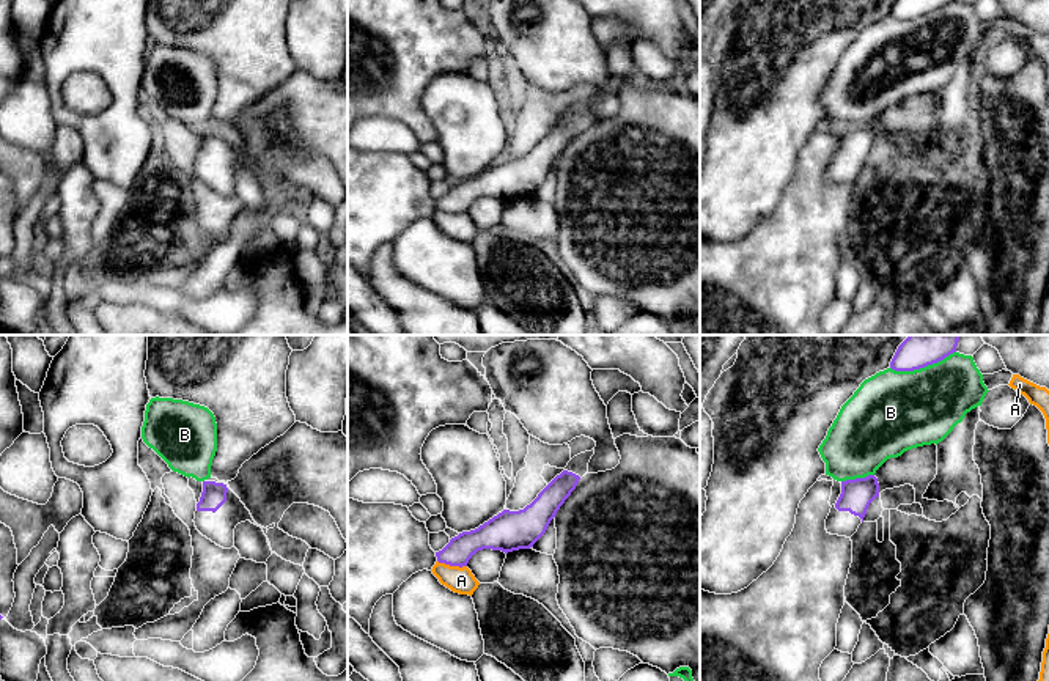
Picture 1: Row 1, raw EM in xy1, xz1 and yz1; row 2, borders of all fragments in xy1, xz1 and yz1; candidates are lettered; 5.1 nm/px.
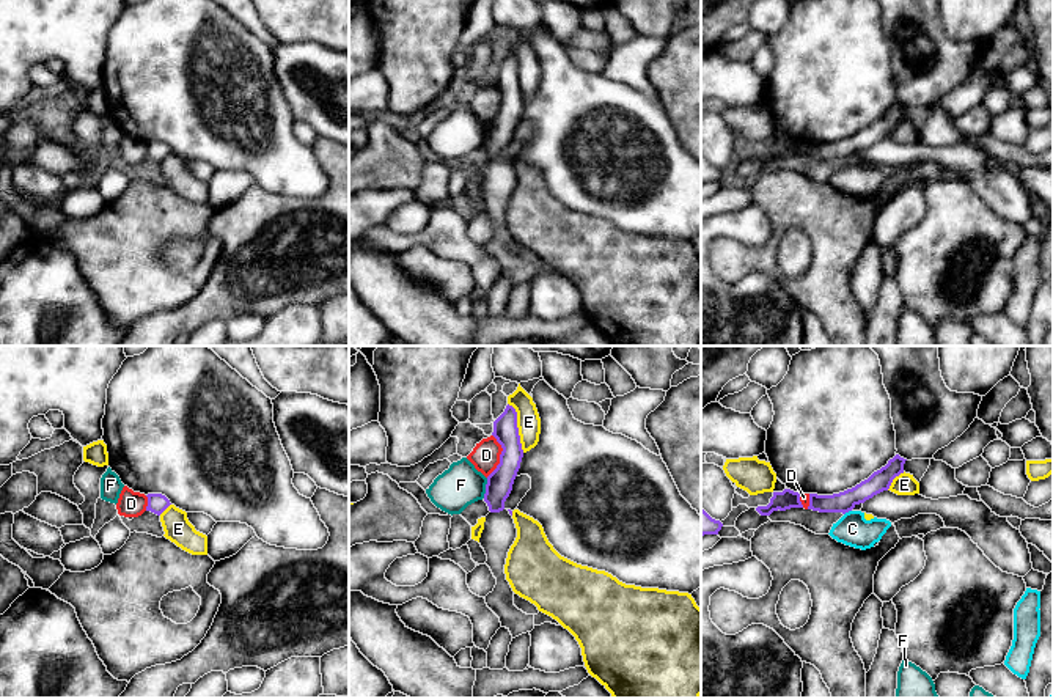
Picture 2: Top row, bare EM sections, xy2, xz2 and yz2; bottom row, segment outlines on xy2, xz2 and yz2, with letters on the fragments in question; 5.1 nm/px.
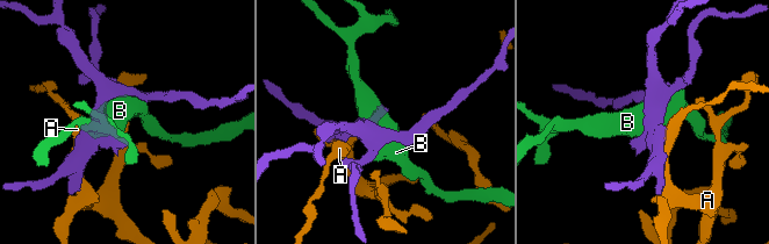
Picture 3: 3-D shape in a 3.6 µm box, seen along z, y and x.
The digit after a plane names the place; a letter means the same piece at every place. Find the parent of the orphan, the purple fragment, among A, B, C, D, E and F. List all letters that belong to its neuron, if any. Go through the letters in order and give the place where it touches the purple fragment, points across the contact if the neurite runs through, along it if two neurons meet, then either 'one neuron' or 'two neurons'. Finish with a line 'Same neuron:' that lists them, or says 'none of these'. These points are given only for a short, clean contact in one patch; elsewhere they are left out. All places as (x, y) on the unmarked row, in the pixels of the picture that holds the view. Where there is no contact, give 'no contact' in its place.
A: meets purple in xz1 at (452, 213); two neurons
B: meets purple in yz1 at (922, 14); two neurons
C: meets purple in yz2 at (847, 159); border along yz2 (851, 157), (844, 162); two neurons
D: meets purple in xz2 at (500, 104); border along xz2 (492, 82), (502, 101), (500, 110), (486, 124); two neurons
E: meets purple in xz2 at (517, 76); two neurons
F: meets purple in xz2 at (486, 135); border along xz2 (487, 126), (483, 145); two neurons
Same neuron: none of these

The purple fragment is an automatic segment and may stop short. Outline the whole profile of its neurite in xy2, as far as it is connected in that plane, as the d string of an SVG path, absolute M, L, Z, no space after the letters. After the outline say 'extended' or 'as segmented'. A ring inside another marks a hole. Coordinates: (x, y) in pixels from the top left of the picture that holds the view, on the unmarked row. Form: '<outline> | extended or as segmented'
M148 141L148 154L146 159L151 159L157 163L160 163L171 151L170 148L162 141Z | as segmented

